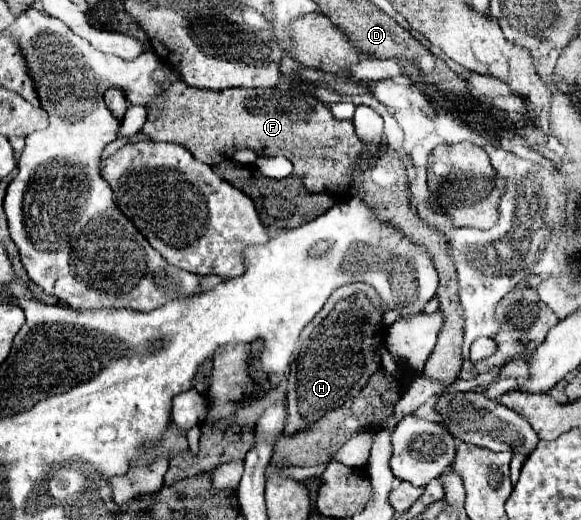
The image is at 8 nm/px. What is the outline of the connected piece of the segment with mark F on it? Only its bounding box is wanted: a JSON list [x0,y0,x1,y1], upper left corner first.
[141,80,463,384]

